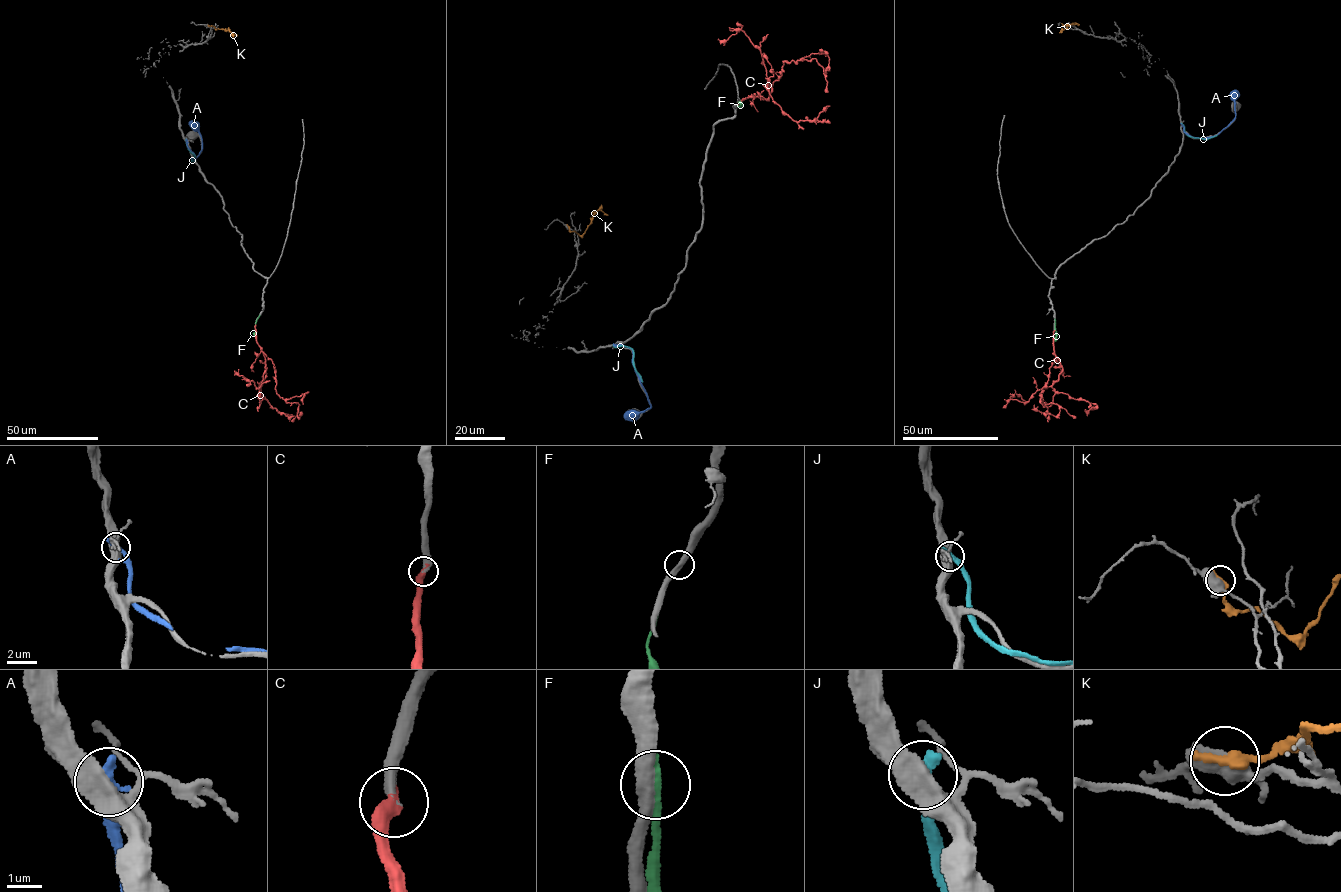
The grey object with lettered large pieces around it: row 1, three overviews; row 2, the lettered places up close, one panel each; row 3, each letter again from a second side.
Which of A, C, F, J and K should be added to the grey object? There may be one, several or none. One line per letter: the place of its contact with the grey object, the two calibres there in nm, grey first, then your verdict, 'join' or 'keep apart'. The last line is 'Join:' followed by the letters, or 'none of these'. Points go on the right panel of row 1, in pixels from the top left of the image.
A: contact (1181, 124); calibres 460 and 400 nm; keep apart
C: contact (1054, 331); calibres 360 and 440 nm; join
F: contact (1055, 321); calibres 400 and 280 nm; keep apart
J: contact (1182, 124); calibres 550 and 460 nm; keep apart
K: contact (1068, 25); calibres 420 and 360 nm; keep apart
Join: C

